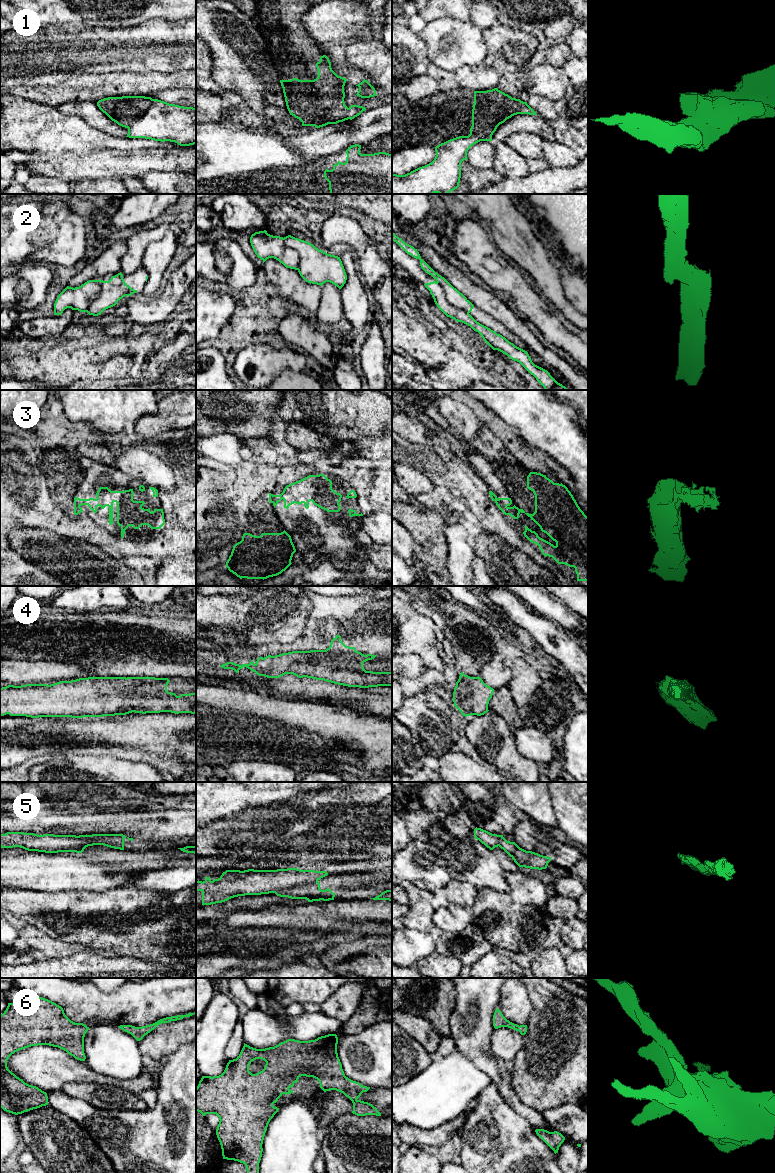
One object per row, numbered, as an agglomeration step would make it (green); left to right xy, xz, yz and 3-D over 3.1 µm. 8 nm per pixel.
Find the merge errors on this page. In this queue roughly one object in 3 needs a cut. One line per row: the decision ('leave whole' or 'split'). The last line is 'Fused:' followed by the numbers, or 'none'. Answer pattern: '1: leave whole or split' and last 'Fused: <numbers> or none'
1: split
2: split
3: split
4: leave whole
5: split
6: leave whole
Fused: 1, 2, 3, 5

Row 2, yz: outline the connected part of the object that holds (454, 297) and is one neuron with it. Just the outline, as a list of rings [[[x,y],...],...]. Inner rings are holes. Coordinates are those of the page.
[[[392,232],[392,240],[396,242],[407,254],[420,260],[421,268],[429,275],[431,275],[443,288],[447,301],[454,307],[470,313],[474,308],[474,305],[456,288],[454,288],[444,277],[436,273],[424,260],[417,249],[413,246],[405,243],[401,238]]]

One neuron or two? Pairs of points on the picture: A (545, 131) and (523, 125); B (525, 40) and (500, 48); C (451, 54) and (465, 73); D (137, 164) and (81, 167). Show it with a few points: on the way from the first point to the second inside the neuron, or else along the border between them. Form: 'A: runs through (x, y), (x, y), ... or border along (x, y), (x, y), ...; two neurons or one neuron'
A: runs through (540, 127), (538, 125), (528, 125); one neuron
B: runs through (519, 46), (516, 49), (506, 49); one neuron
C: border along (483, 62), (477, 65), (462, 65), (454, 72); two neurons
D: runs through (123, 164), (95, 165); one neuron

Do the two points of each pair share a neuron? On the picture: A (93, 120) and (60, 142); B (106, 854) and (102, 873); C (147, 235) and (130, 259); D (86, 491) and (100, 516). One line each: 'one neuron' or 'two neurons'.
A: two neurons
B: two neurons
C: one neuron
D: one neuron

